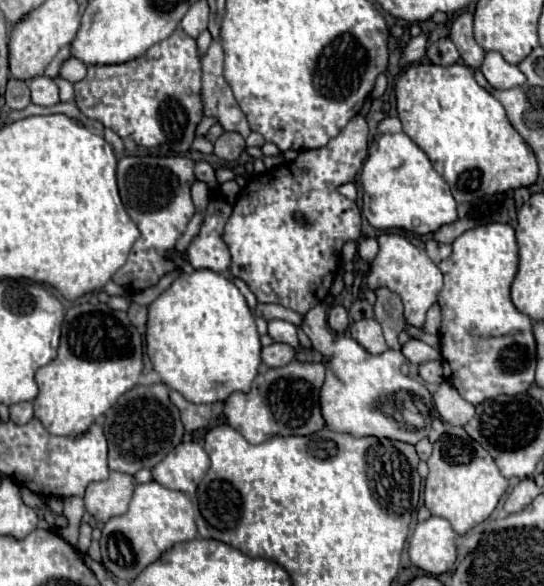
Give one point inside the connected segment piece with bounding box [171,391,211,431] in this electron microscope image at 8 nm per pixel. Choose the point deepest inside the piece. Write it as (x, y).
(194, 417)

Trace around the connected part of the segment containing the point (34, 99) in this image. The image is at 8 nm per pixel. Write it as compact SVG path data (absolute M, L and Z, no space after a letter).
M35 77L29 81L29 89L31 89L31 103L35 105L55 105L59 103L59 89L53 83L51 77Z

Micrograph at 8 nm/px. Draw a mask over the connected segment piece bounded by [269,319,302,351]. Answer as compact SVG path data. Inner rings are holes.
M279 319L269 321L269 335L271 335L271 339L277 341L277 343L289 343L289 345L295 347L297 351L301 351L302 349L302 347L299 346L299 339L297 339L297 327L295 327L293 323L279 321Z

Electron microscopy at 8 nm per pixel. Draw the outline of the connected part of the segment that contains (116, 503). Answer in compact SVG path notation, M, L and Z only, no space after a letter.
M113 471L107 481L91 483L85 493L85 509L97 519L107 521L123 515L129 507L137 483L133 475Z

